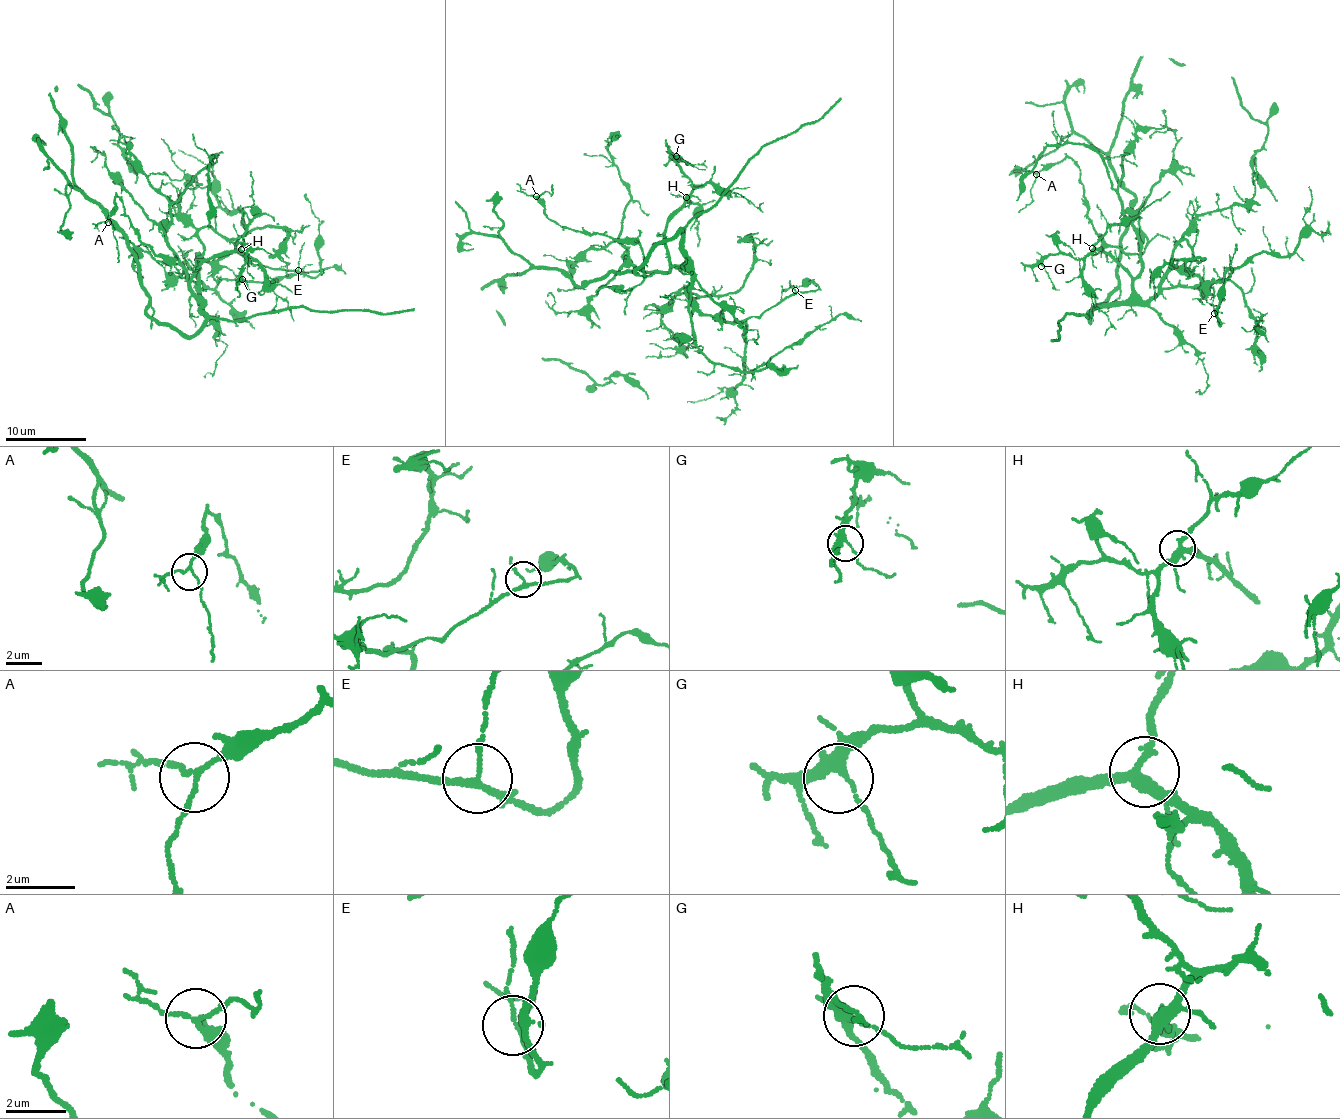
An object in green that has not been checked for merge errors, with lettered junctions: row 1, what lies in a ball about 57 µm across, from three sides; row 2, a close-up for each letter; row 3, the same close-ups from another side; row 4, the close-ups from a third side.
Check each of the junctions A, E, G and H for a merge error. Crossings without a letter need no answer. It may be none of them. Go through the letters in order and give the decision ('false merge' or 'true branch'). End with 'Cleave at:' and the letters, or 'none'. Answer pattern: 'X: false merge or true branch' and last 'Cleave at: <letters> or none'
A: true branch
E: true branch
G: true branch
H: true branch
Cleave at: none

